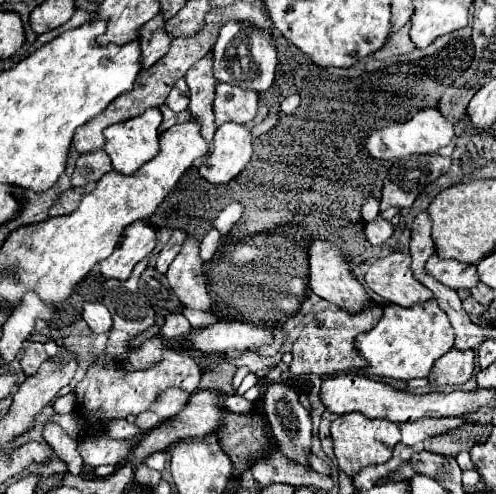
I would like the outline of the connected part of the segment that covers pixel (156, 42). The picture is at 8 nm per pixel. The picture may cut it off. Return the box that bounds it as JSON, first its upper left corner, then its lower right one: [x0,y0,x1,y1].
[137,16,171,68]

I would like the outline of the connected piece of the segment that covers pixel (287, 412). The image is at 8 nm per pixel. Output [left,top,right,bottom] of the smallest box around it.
[263,384,311,468]

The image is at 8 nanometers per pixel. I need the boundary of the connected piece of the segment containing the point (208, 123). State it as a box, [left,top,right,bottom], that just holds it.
[185,52,217,152]

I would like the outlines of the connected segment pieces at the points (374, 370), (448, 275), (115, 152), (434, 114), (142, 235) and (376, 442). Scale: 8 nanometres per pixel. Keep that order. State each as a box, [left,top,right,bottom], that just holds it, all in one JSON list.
[[355,300,453,380],[425,254,479,290],[103,108,159,174],[367,108,455,160],[101,220,155,280],[329,412,401,478]]

